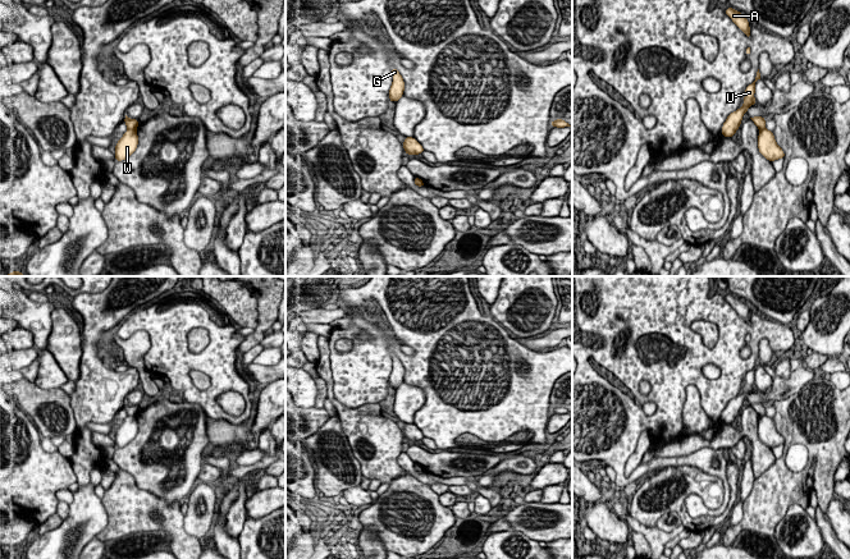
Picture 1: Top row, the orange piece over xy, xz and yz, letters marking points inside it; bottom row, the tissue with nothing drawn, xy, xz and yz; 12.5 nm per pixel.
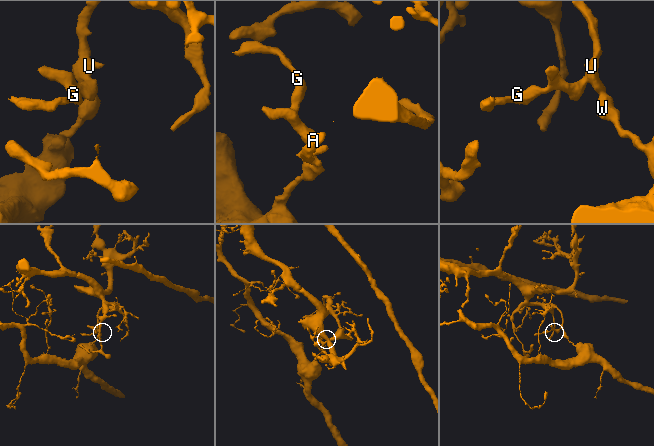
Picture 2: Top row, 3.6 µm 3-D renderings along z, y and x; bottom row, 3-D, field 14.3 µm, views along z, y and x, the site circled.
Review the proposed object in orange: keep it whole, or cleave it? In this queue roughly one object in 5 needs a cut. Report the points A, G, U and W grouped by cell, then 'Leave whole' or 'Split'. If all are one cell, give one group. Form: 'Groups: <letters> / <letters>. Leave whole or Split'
Groups: A G U / W. Split

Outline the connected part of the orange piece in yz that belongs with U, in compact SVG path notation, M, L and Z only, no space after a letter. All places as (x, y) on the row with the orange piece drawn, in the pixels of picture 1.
M758 69L754 82L750 83L744 91L744 93L745 93L745 97L742 100L744 105L741 107L739 107L736 111L731 113L727 116L726 122L723 123L723 125L722 125L722 137L731 138L736 133L736 130L739 129L744 114L748 111L748 109L751 105L757 104L754 93L755 93L755 83L759 79L760 79L760 73L759 73L759 69Z

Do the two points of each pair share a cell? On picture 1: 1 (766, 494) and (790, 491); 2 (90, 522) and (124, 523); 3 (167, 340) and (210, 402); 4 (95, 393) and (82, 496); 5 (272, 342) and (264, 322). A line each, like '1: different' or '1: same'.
1: same
2: different
3: same
4: different
5: different

